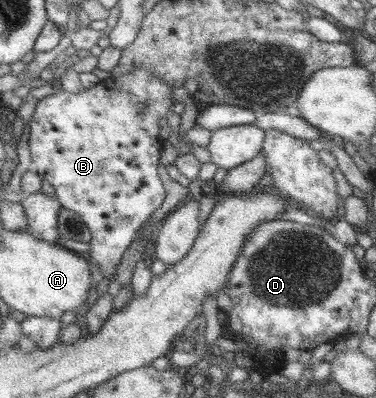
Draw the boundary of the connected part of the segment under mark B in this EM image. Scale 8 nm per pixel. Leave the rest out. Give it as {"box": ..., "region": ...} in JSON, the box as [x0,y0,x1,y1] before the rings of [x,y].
{"box":[28,68,174,279],"region":[[[145,68],[116,78],[102,79],[93,87],[76,93],[59,90],[36,101],[28,122],[28,148],[39,175],[55,191],[54,199],[61,208],[74,212],[89,229],[88,261],[98,267],[102,277],[114,279],[118,262],[136,231],[165,198],[165,189],[157,169],[162,142],[158,137],[158,119],[165,117],[174,104],[172,92],[162,80],[150,76]]]}

